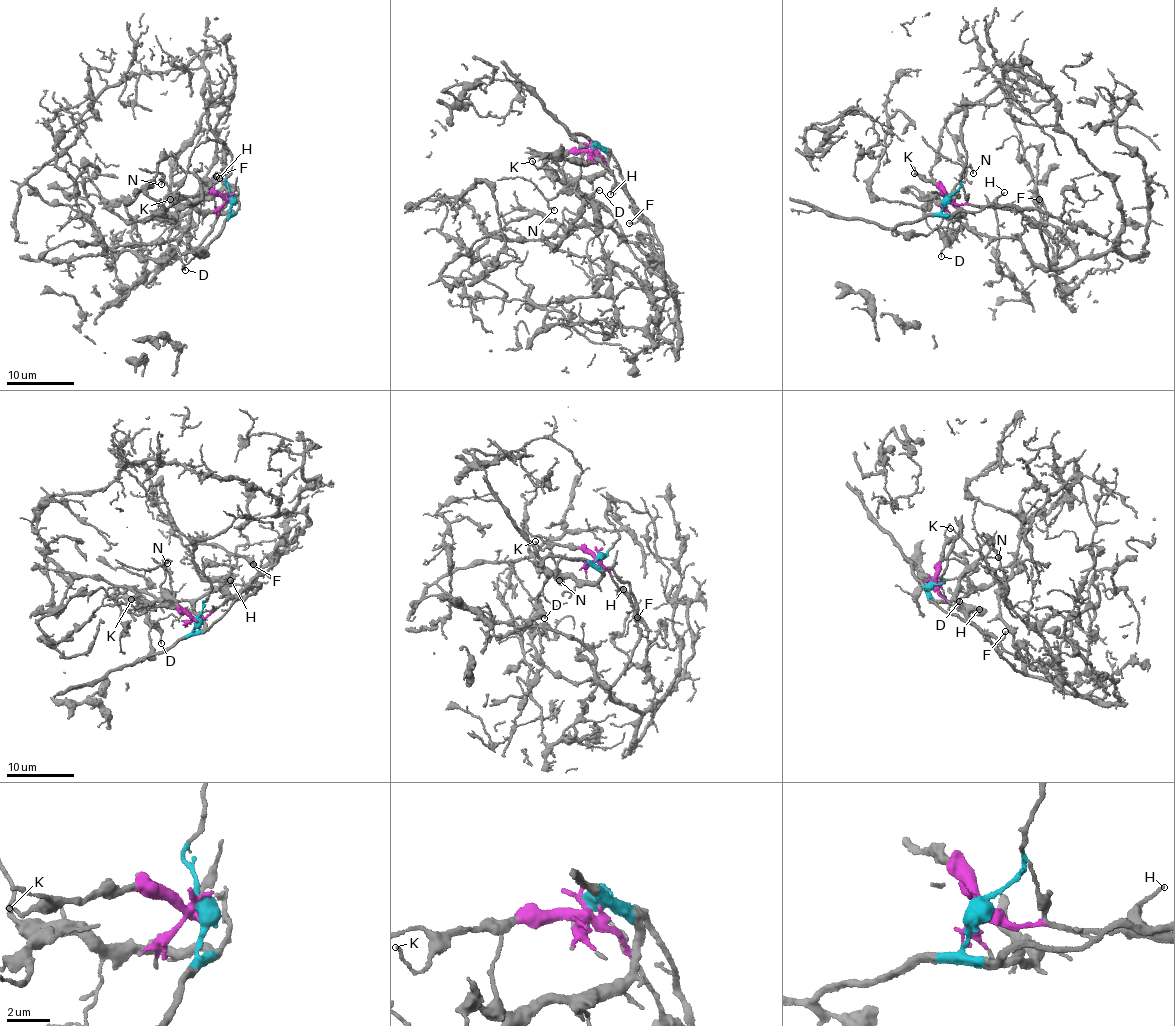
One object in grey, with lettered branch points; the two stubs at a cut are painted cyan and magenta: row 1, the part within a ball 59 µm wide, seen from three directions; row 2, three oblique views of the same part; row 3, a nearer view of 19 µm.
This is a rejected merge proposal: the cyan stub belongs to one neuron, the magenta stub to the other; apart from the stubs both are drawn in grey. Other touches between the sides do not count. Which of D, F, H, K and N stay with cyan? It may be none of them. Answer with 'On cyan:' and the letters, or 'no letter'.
On cyan: D, F, N

